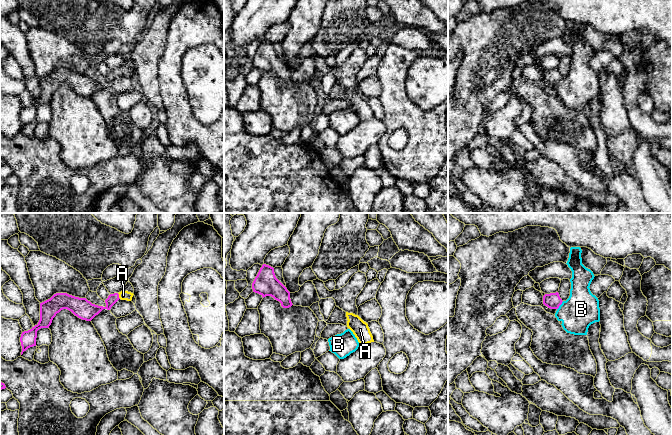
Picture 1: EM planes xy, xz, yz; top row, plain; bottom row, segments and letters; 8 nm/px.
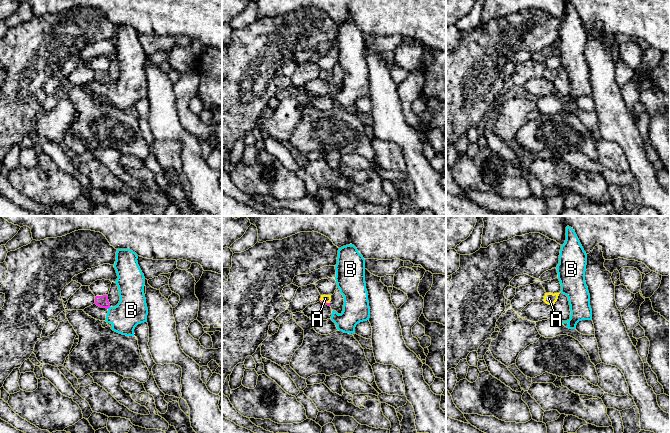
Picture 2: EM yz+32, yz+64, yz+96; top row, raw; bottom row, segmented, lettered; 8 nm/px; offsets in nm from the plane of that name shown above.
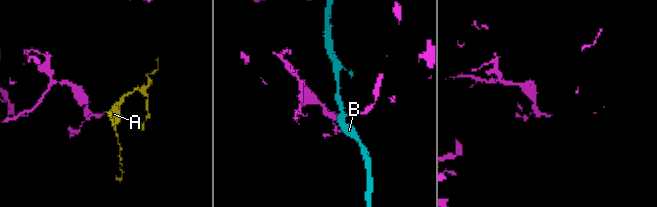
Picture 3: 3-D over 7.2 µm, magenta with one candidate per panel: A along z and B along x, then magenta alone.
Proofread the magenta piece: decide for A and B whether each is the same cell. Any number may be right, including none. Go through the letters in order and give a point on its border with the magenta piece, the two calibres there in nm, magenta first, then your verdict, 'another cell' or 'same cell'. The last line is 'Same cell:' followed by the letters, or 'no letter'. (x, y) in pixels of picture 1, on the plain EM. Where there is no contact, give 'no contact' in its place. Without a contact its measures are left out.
A: xy (118, 72) | 110/80 nm | same cell
B: yz (560, 80) | 120/280 nm | another cell
Same cell: A

